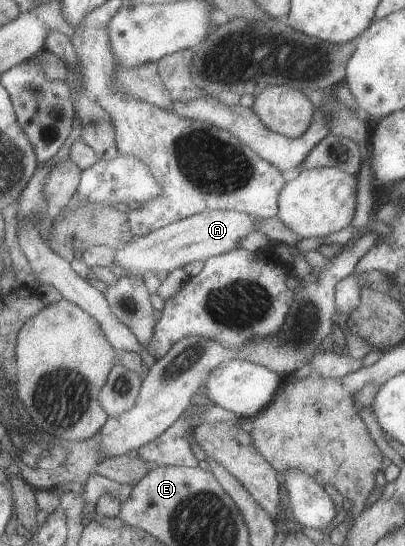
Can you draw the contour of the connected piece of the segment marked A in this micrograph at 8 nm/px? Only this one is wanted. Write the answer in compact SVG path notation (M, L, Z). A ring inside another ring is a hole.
M206 210L202 214L196 214L186 220L180 220L175 224L156 230L144 237L135 237L130 244L124 248L116 250L111 265L120 266L125 272L150 272L170 274L177 269L192 262L203 261L214 256L227 254L238 249L240 242L252 234L254 230L259 230L264 224L252 214L238 212L234 210Z

